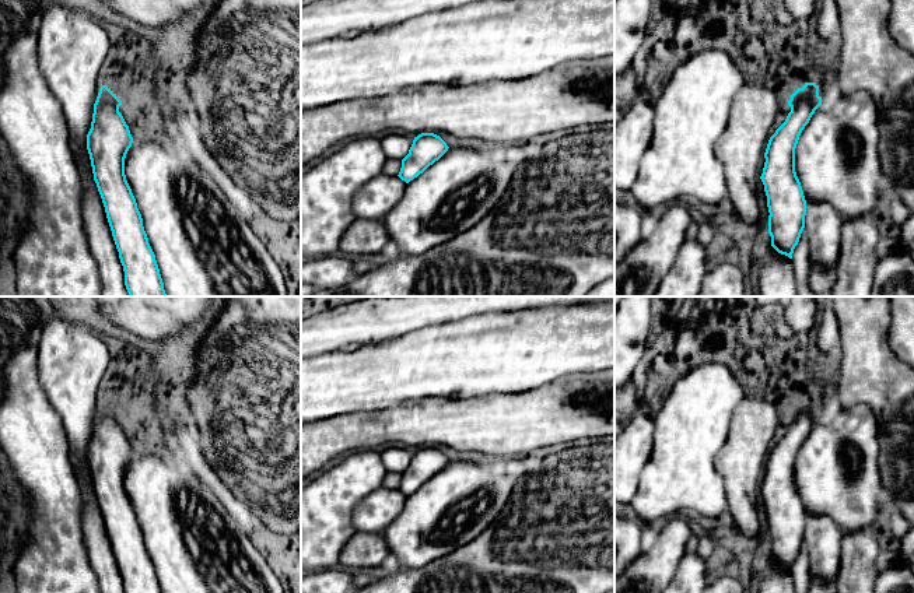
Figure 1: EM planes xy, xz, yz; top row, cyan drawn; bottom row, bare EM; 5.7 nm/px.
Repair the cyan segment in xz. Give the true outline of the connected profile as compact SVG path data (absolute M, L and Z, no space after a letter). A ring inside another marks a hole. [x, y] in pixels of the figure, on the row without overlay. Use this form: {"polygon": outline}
{"polygon": "M434 446L414 450L409 467L402 473L399 491L406 501L399 516L382 533L389 552L409 568L419 569L466 545L484 533L507 508L515 478L493 460L479 463L474 456L449 462Z"}

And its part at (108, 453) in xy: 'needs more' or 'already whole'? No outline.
needs more

